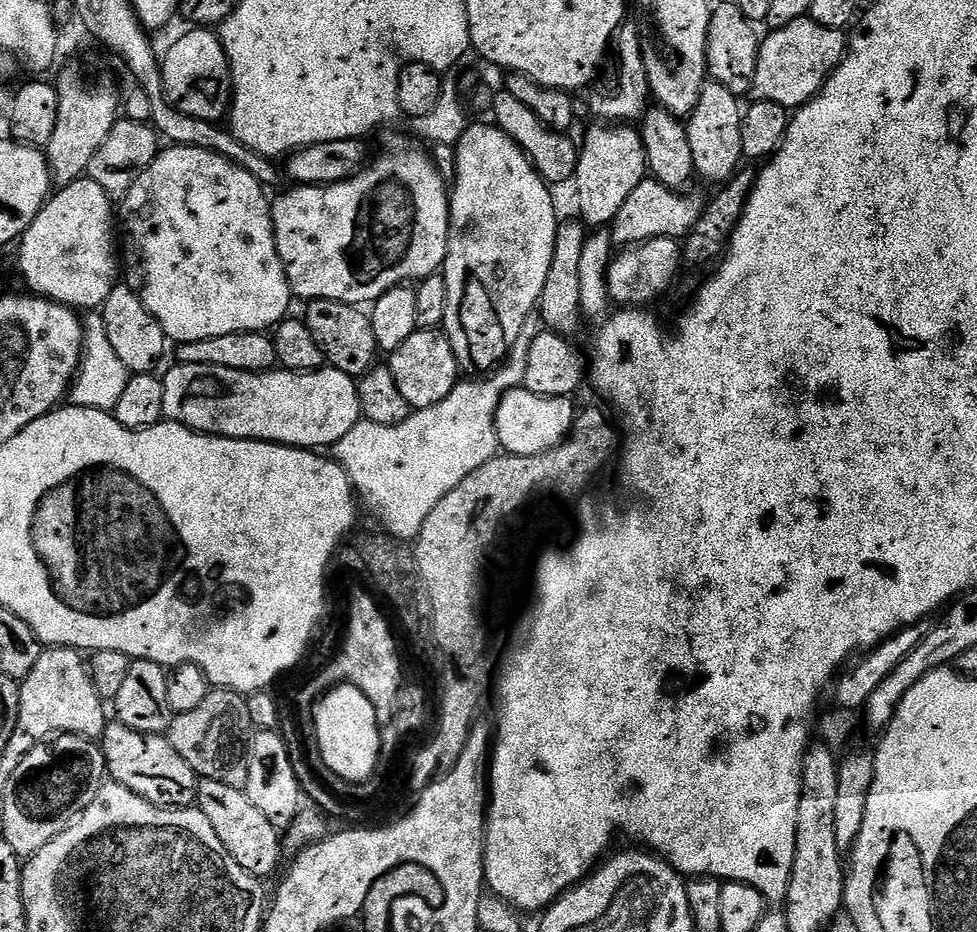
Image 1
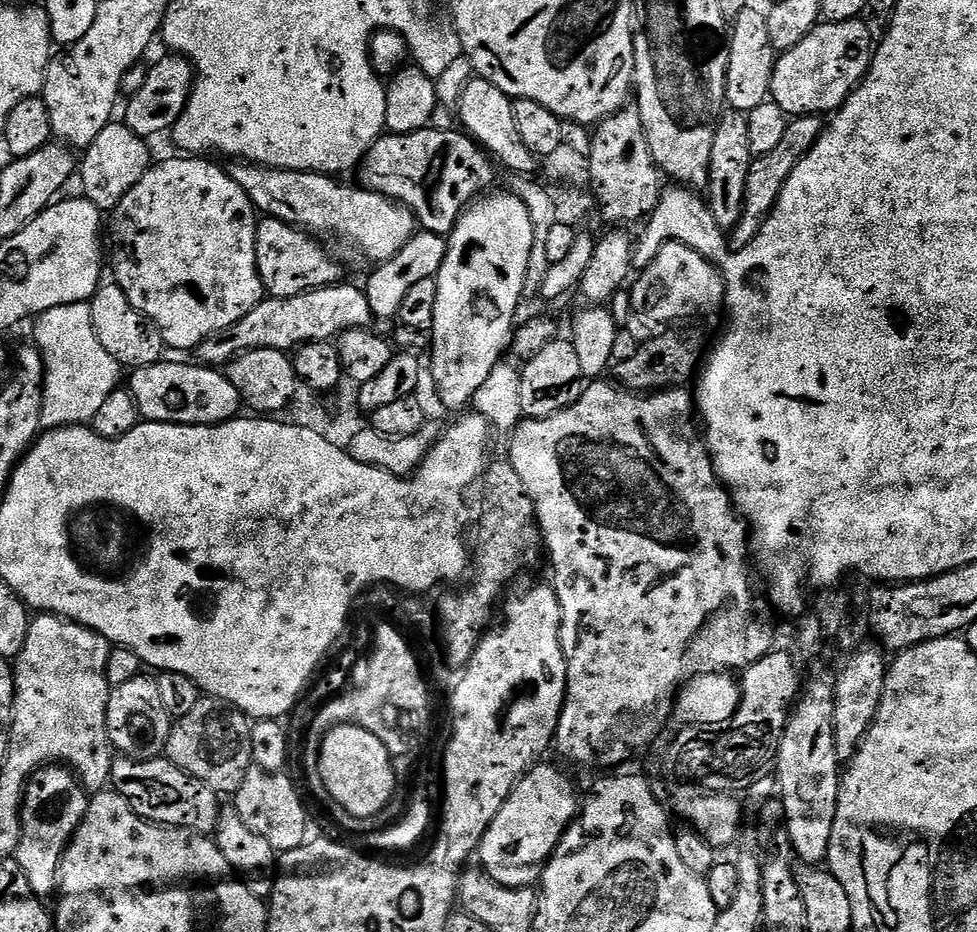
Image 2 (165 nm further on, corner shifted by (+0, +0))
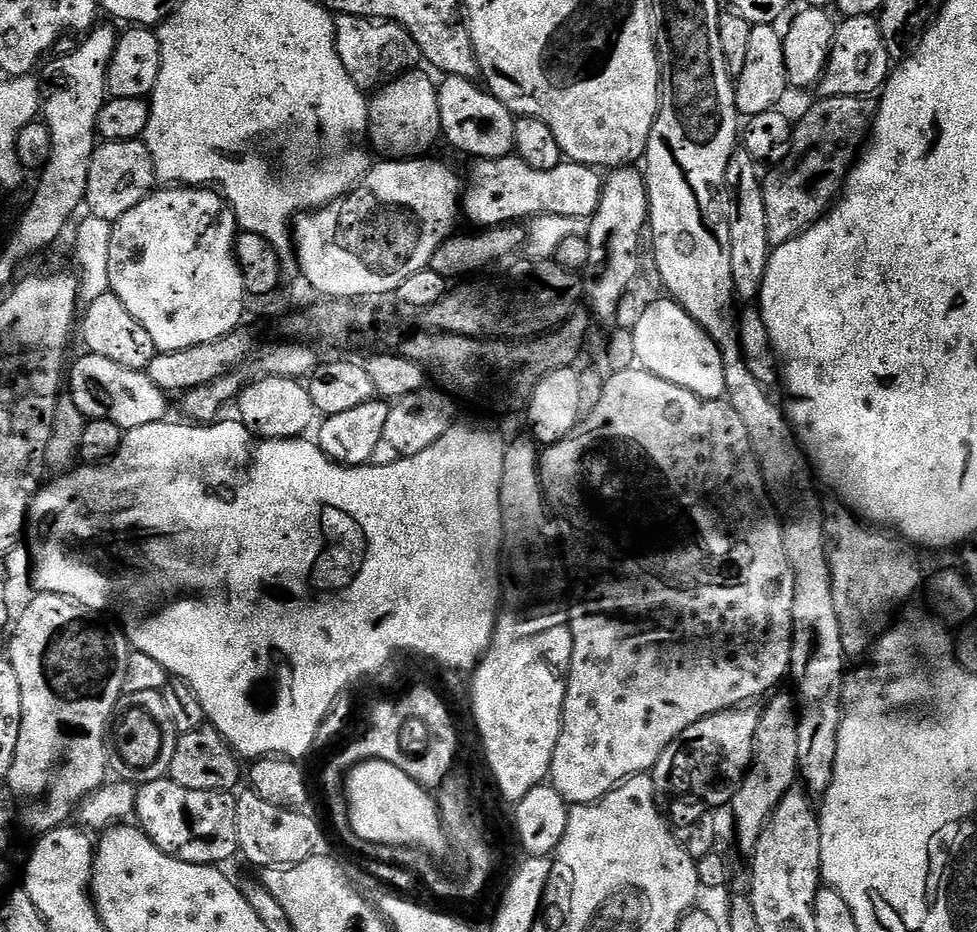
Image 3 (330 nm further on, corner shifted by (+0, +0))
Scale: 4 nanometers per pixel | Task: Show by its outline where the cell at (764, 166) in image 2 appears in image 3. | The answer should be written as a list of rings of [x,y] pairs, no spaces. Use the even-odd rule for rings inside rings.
[[[826,96],[792,129],[792,153],[763,177],[768,243],[790,242],[805,232],[828,211],[834,198],[844,191],[844,181],[852,171],[870,136],[876,118],[877,101],[863,96]]]

